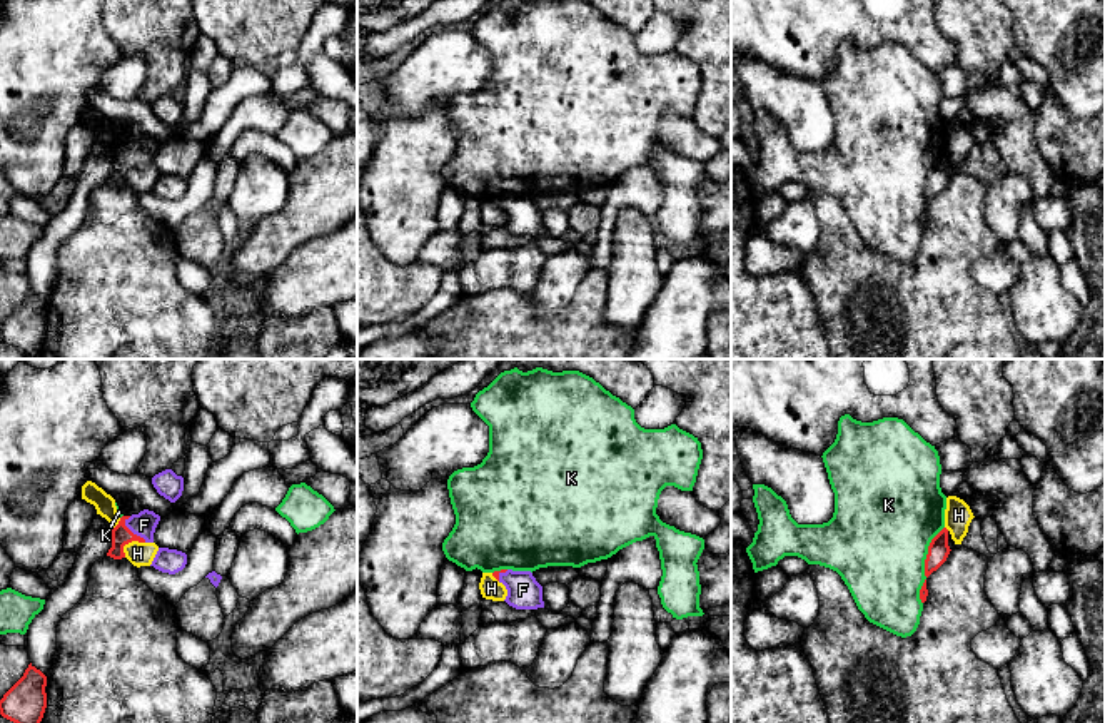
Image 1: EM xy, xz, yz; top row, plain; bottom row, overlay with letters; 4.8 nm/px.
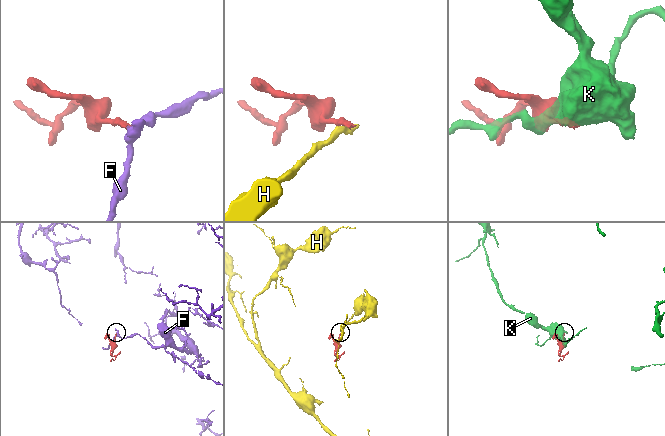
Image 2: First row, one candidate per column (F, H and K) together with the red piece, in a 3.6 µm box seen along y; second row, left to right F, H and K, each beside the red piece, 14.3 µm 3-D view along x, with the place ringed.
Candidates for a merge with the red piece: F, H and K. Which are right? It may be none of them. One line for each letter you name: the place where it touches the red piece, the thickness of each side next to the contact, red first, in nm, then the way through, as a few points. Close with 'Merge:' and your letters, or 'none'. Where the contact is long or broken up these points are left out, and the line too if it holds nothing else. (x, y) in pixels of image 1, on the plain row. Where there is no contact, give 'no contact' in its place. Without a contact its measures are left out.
F: meets red in xy at (131, 157); 100 nm thick on the red side, 120 nm on the other; runs through xy (121, 161), (131, 157), (144, 151)
Merge: F

